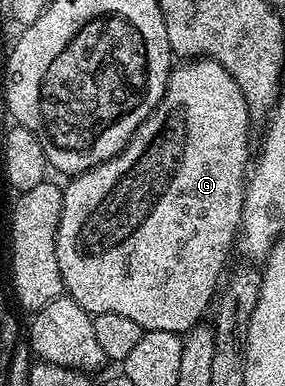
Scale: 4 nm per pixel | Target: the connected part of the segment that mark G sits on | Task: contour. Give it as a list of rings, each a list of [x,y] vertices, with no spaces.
[[[191,58],[186,62],[179,62],[172,67],[167,77],[167,89],[163,100],[137,126],[137,130],[129,138],[129,142],[113,158],[93,166],[88,172],[81,172],[70,177],[71,180],[63,188],[61,202],[61,218],[57,226],[55,239],[55,253],[57,266],[61,270],[63,287],[66,295],[77,302],[92,317],[97,314],[122,314],[130,318],[149,332],[165,330],[166,332],[187,333],[190,328],[204,319],[207,307],[212,307],[220,287],[219,279],[223,276],[223,267],[227,264],[227,255],[233,252],[239,235],[241,210],[243,209],[243,194],[245,181],[249,176],[249,156],[247,160],[247,126],[253,122],[253,117],[247,111],[247,99],[241,94],[241,86],[233,82],[233,78],[215,60],[206,58]]]

